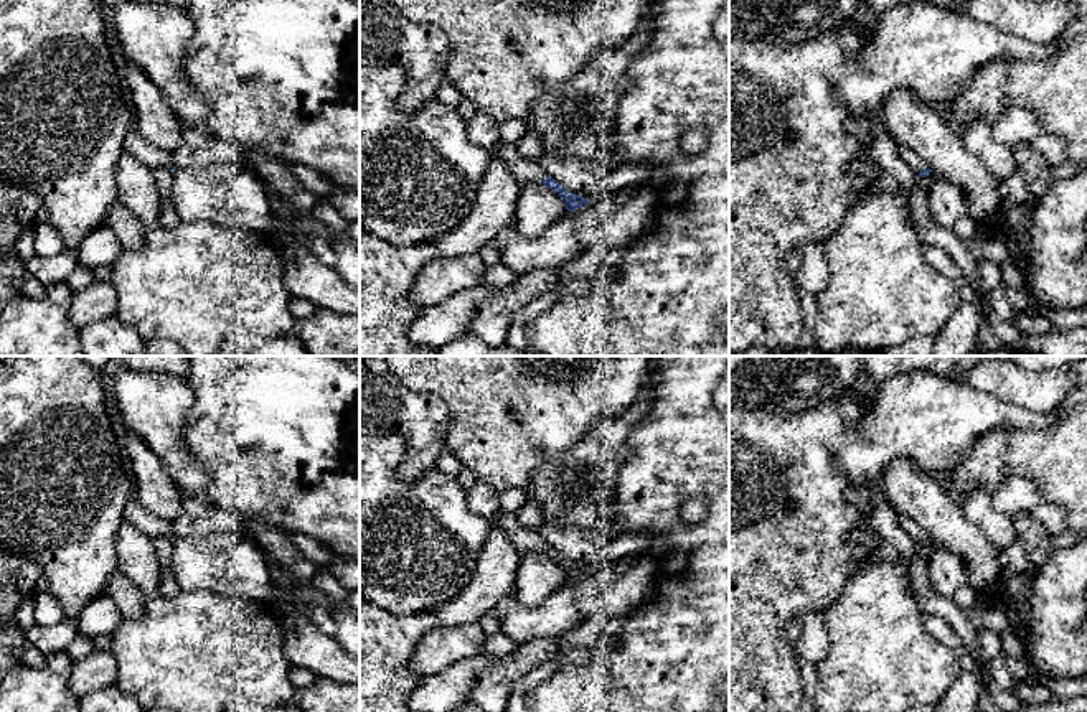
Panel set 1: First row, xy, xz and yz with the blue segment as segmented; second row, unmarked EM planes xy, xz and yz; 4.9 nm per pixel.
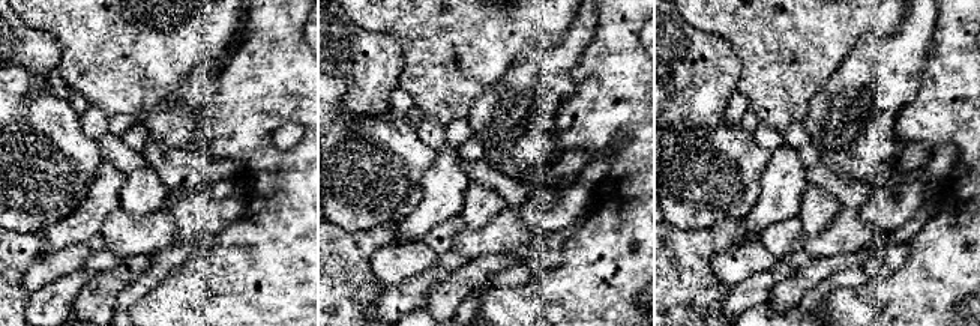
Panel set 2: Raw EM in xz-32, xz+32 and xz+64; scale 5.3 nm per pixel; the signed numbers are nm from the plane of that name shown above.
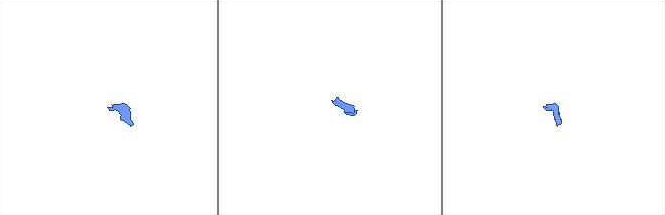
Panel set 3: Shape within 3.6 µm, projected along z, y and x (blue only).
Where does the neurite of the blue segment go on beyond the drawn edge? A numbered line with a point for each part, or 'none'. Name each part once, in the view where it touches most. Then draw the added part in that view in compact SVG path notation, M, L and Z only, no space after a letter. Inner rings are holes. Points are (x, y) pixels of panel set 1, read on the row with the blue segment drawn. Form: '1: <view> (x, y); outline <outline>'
1: yz (912, 159); outline M897 145L899 157L907 163L907 166L919 176L922 168L930 168L929 163L912 148Z

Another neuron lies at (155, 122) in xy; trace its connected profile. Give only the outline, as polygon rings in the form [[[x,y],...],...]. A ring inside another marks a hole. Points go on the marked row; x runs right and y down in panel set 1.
[[[130,61],[127,87],[137,110],[134,130],[150,145],[172,153],[181,142],[181,120],[167,105],[160,89]]]

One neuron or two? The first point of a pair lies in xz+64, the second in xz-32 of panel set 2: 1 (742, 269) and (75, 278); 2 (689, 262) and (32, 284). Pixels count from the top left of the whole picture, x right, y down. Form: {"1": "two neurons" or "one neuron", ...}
{"1": "two neurons", "2": "two neurons"}

